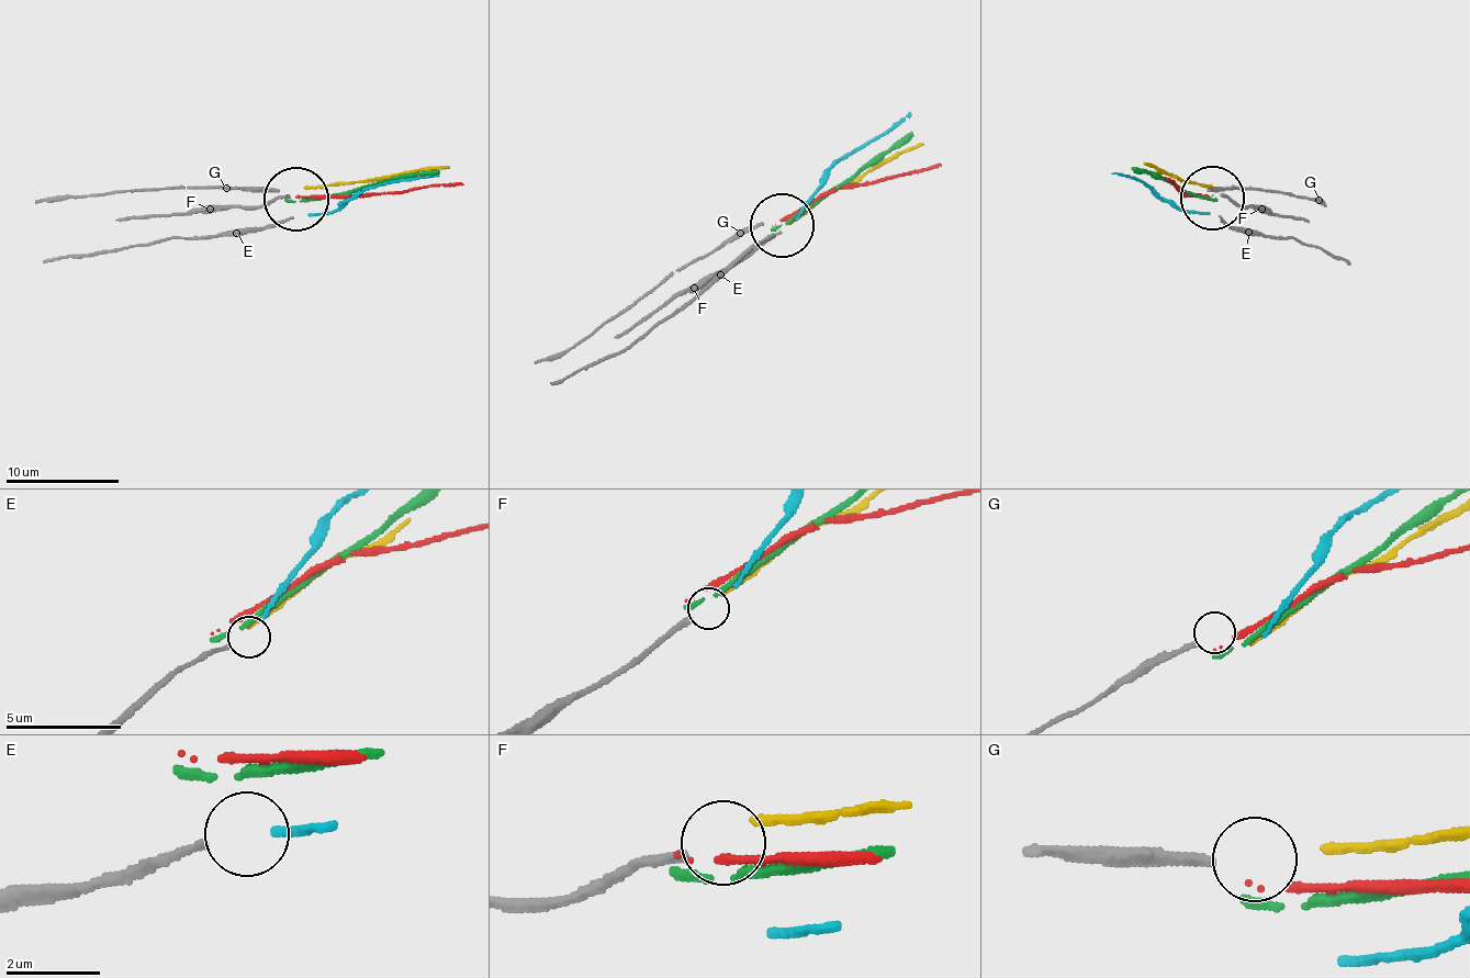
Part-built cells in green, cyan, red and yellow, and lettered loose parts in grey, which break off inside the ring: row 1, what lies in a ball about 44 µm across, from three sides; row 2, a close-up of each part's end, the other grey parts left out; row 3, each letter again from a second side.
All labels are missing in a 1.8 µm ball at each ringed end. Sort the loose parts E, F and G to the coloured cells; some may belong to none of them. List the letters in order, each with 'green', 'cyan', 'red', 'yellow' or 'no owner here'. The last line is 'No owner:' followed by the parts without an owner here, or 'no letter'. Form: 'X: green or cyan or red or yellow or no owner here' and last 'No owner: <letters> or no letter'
E: cyan
F: no owner here
G: no owner here
No owner: F, G

